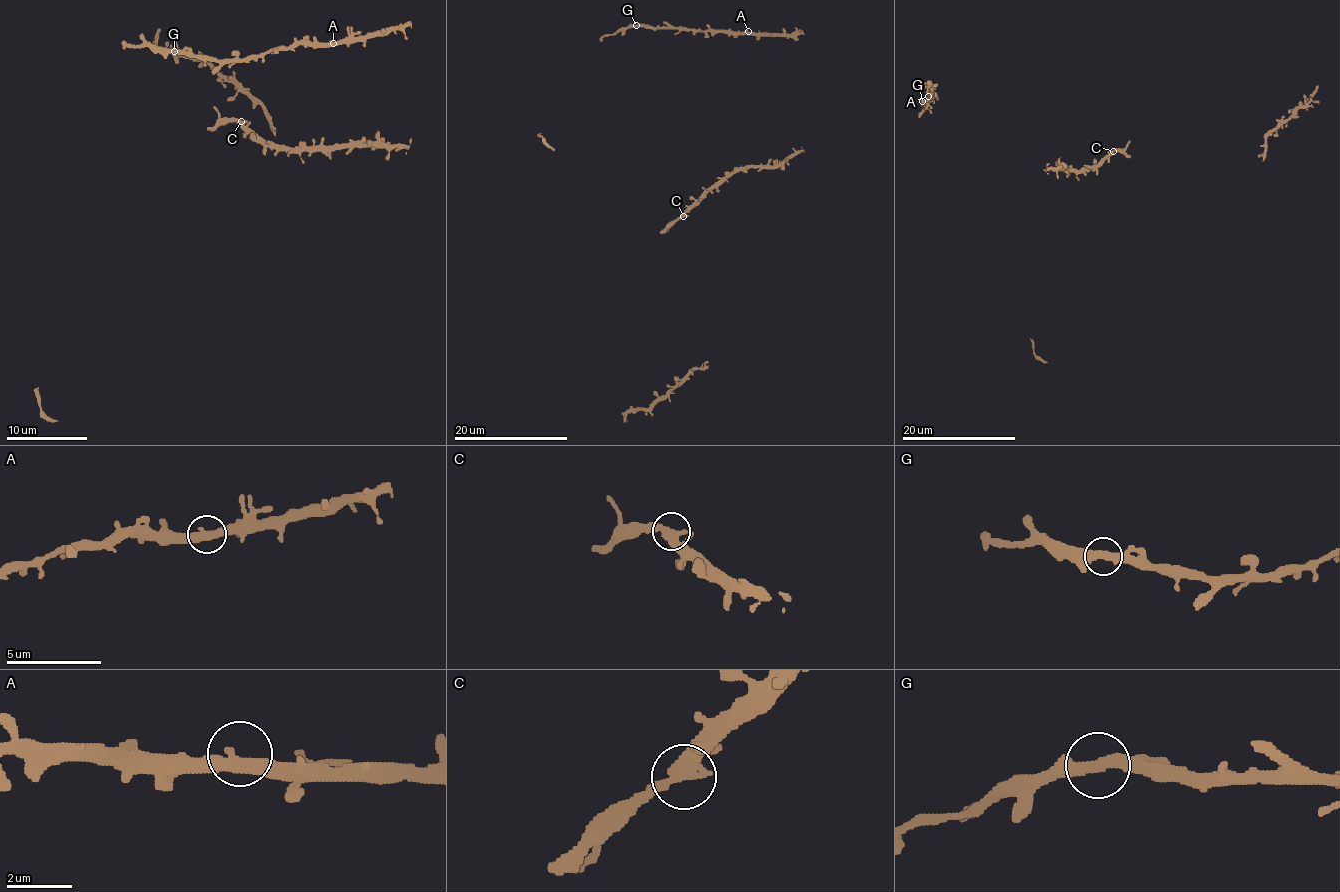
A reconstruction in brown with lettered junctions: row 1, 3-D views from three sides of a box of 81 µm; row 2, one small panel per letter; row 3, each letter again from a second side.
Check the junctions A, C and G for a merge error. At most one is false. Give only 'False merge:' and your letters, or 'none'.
False merge: C

